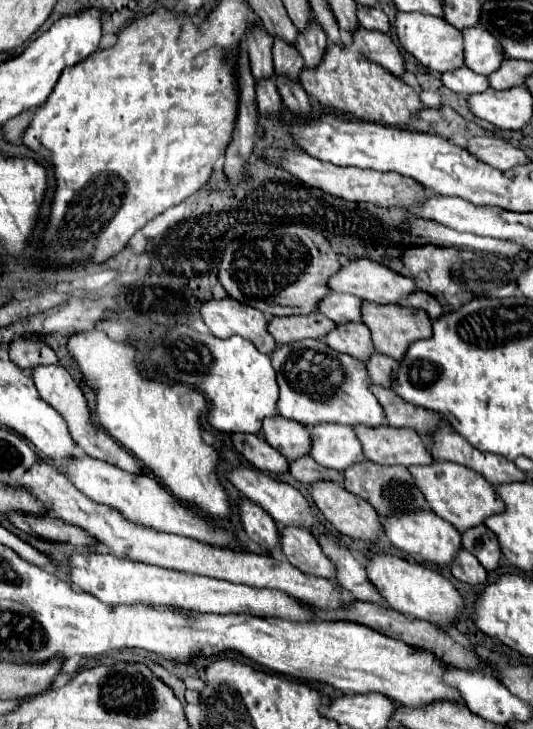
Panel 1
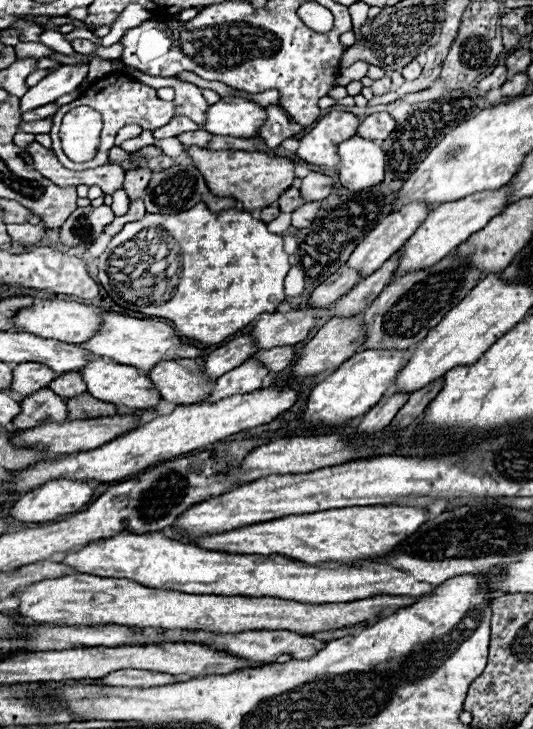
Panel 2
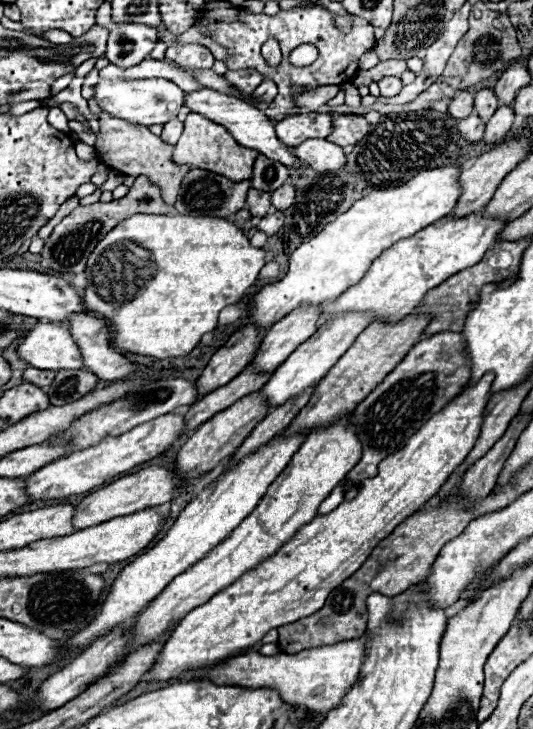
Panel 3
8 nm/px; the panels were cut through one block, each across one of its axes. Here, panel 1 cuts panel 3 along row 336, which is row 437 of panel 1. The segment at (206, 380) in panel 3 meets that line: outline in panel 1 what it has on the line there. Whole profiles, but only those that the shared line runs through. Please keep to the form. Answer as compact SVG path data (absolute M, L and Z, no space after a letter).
M236 432L236 434L230 434L230 440L234 448L258 470L276 472L276 474L288 472L288 460L280 456L280 452L276 452L270 444L266 444L266 440L260 434Z

